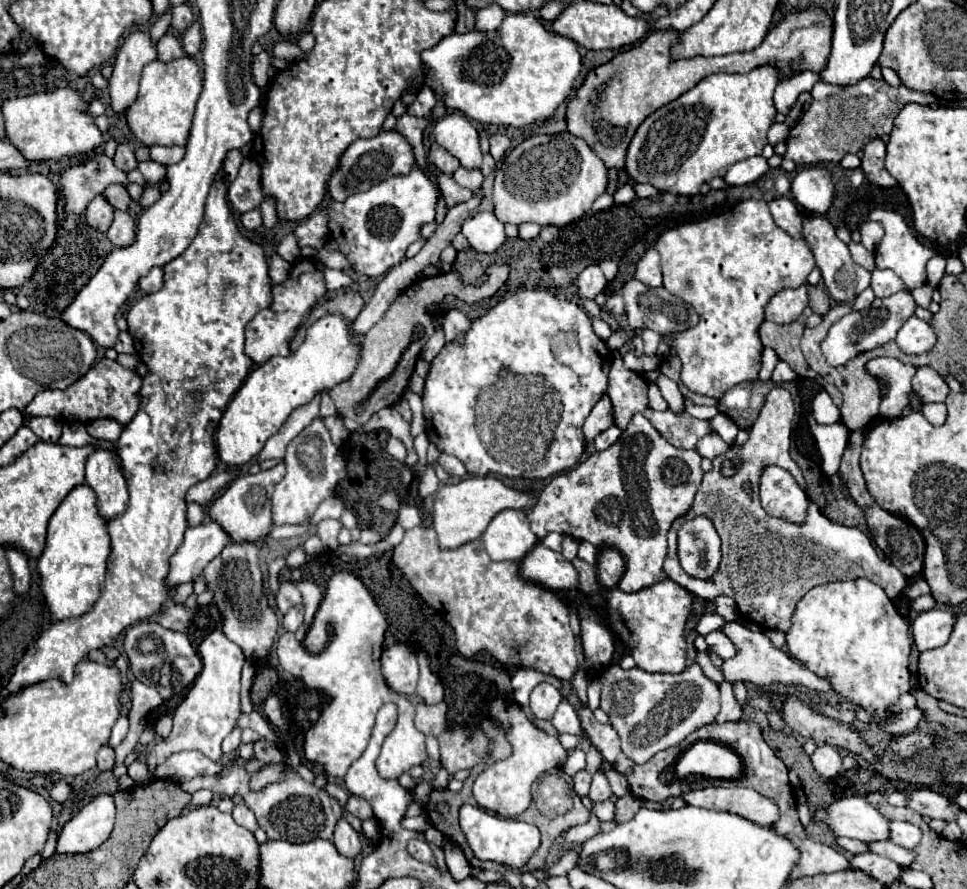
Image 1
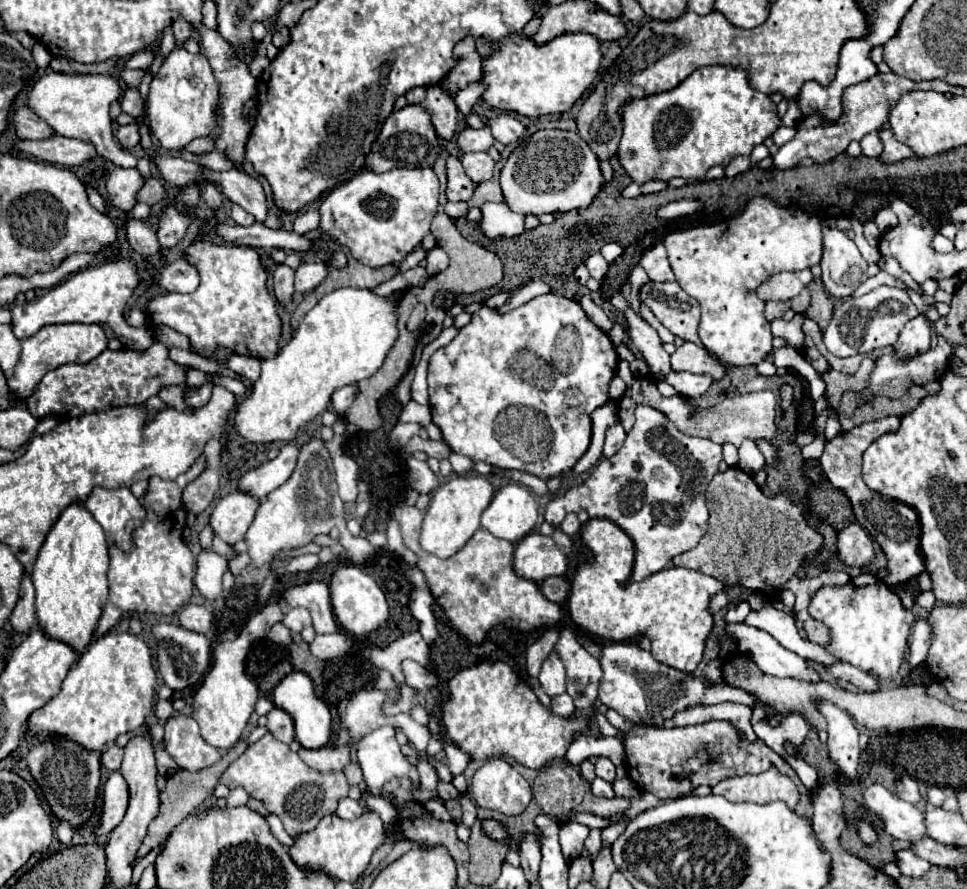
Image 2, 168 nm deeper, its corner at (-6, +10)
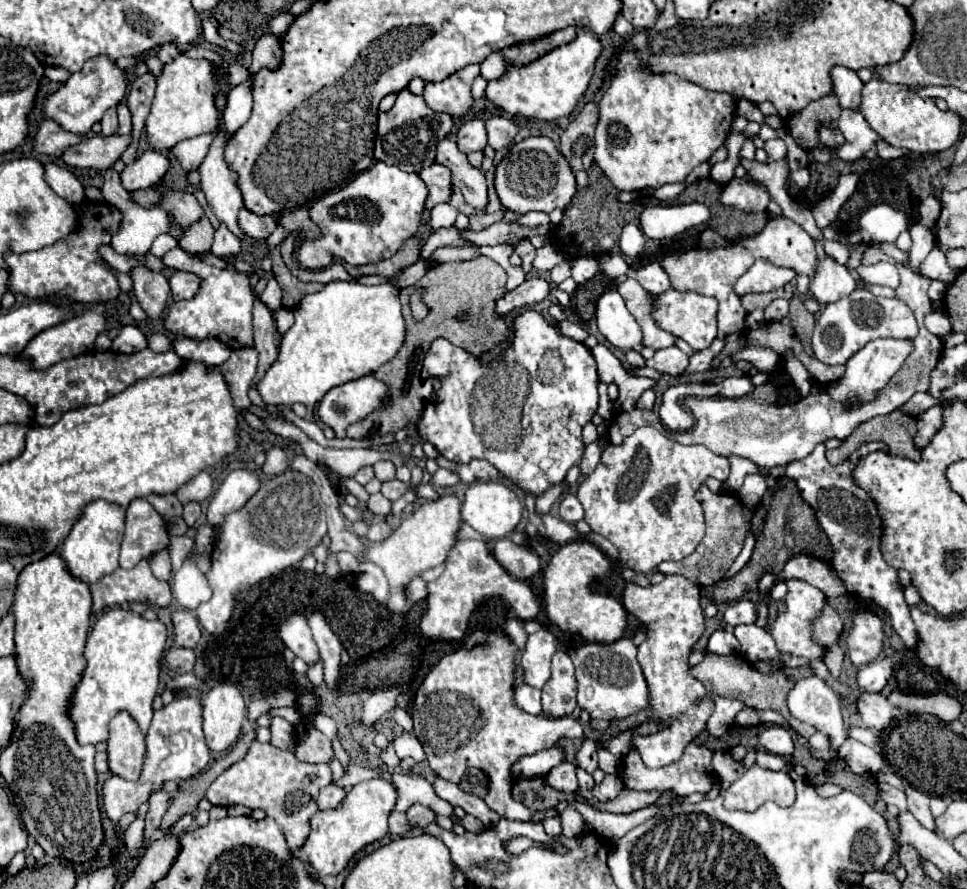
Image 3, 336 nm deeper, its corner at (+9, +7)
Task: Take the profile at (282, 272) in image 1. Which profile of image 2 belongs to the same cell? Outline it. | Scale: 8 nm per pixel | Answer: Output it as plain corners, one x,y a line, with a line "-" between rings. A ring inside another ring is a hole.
285,263
277,265
277,269
273,271
273,293
275,293
277,301
281,301
281,303
291,301
291,295
295,291
293,279
295,279
295,269
291,269

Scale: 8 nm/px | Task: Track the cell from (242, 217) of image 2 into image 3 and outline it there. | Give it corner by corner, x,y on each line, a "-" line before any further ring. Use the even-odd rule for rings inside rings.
220,226
214,234
214,244
210,248
210,254
212,256
218,256
218,258
238,258
240,252
242,252
242,242
226,228
226,226

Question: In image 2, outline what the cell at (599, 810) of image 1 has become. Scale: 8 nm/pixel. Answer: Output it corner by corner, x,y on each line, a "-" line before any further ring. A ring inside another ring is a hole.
599,777
591,783
591,791
593,791
593,795
597,795
597,797
607,797
607,799
615,797
615,791
613,791
611,783
607,783
607,781
599,779

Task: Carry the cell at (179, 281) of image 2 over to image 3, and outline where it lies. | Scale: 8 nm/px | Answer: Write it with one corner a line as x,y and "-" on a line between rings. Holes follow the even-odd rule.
176,270
170,278
170,288
172,288
174,300
190,300
192,296
196,296
200,288
200,278
196,274

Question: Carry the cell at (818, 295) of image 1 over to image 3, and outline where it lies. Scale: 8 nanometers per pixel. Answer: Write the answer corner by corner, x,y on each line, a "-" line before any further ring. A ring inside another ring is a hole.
794,296
790,300
790,314
788,314
788,322
790,326
794,328
794,332
800,336
800,342
804,346
804,350
812,356
812,346
810,346
810,338
812,338
812,332
814,332
814,324
816,324
816,318
814,314
810,314
804,304
802,304
802,298
800,296

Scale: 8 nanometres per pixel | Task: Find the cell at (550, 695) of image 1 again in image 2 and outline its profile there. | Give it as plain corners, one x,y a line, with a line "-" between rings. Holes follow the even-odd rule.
551,653
549,659
543,663
537,679
549,697
557,697
565,691
565,667
555,653

